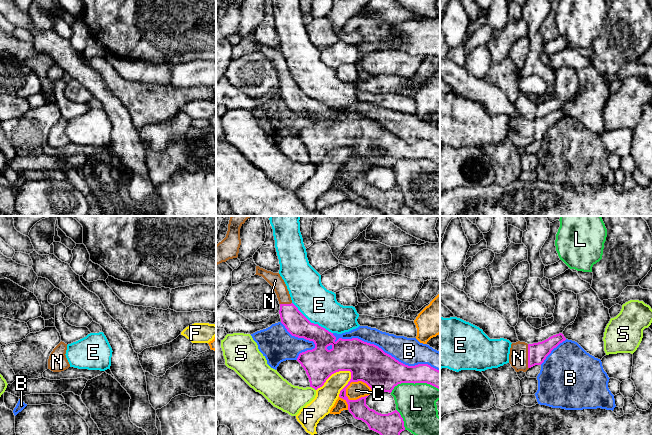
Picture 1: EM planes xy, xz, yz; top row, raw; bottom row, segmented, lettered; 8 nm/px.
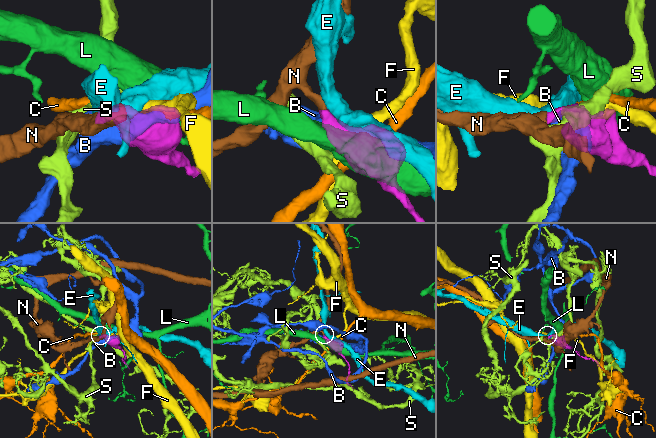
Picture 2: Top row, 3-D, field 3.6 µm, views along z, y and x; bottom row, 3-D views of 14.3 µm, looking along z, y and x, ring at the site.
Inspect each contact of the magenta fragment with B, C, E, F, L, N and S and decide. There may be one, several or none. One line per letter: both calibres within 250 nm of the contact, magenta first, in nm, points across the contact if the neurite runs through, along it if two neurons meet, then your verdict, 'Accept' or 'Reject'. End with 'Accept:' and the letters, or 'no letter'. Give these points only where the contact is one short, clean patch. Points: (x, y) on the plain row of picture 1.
B: Thickness 300 nm (magenta) against 220 nm. Reject
C: Thickness 260 nm (magenta) against 140 nm. Reject
E: Thickness 180 nm (magenta) against 280 nm. Reject
F: Thickness 280 nm (magenta) against 170 nm. Reject
L: Thickness 280 nm (magenta) against 320 nm. Reject
N: Thickness 160 nm (magenta) against 160 nm. Accept
S: Thickness 260 nm (magenta) against 220 nm. Boundary: xz (310, 162), (315, 166). Reject
Accept: N

